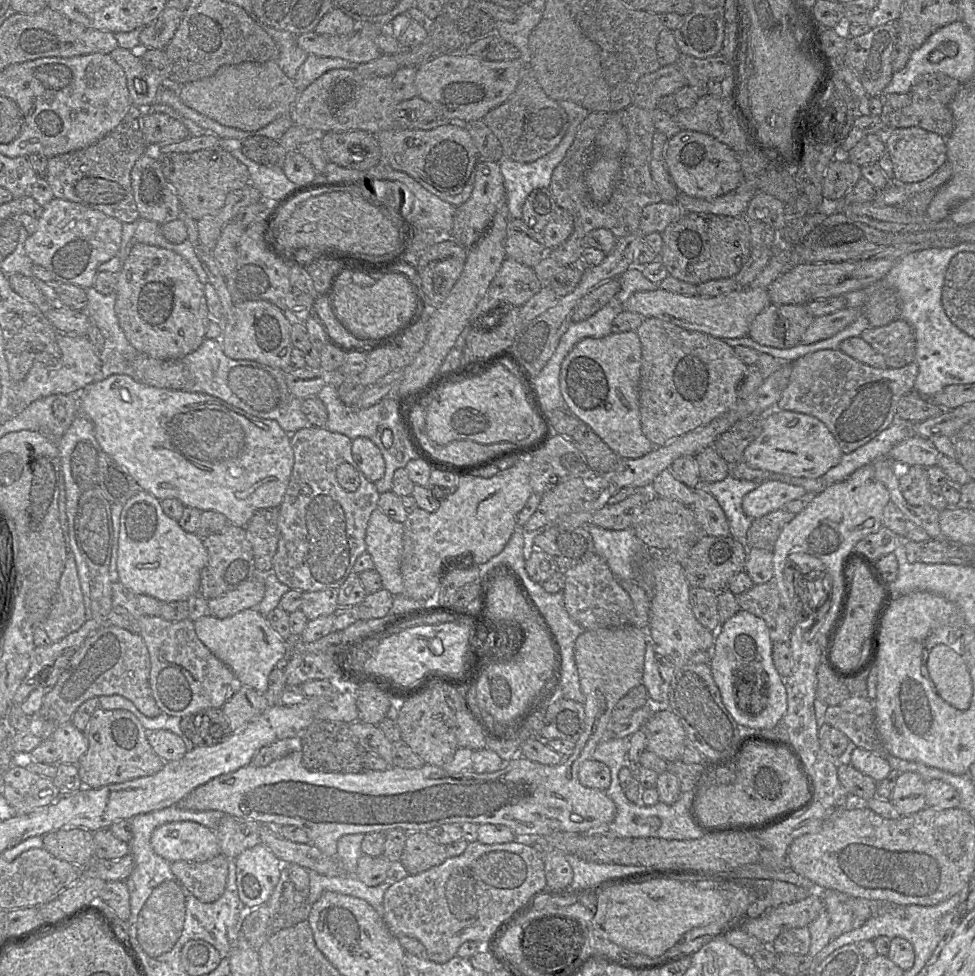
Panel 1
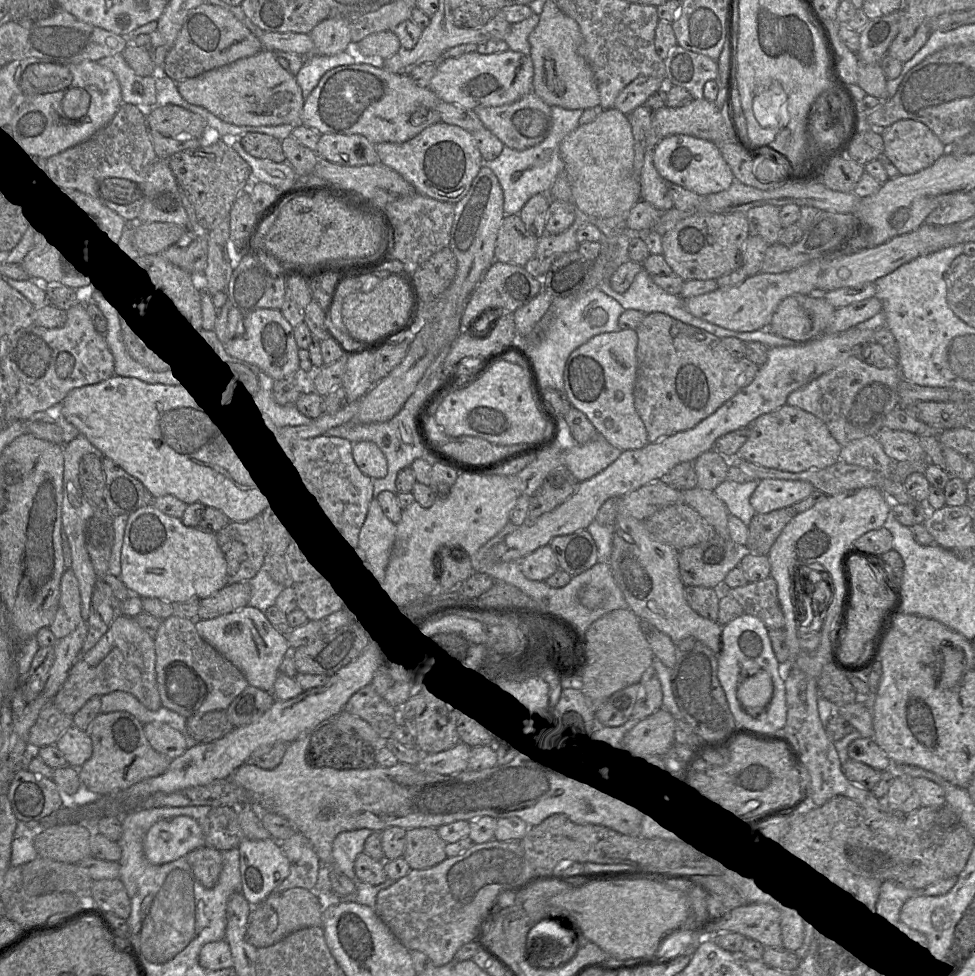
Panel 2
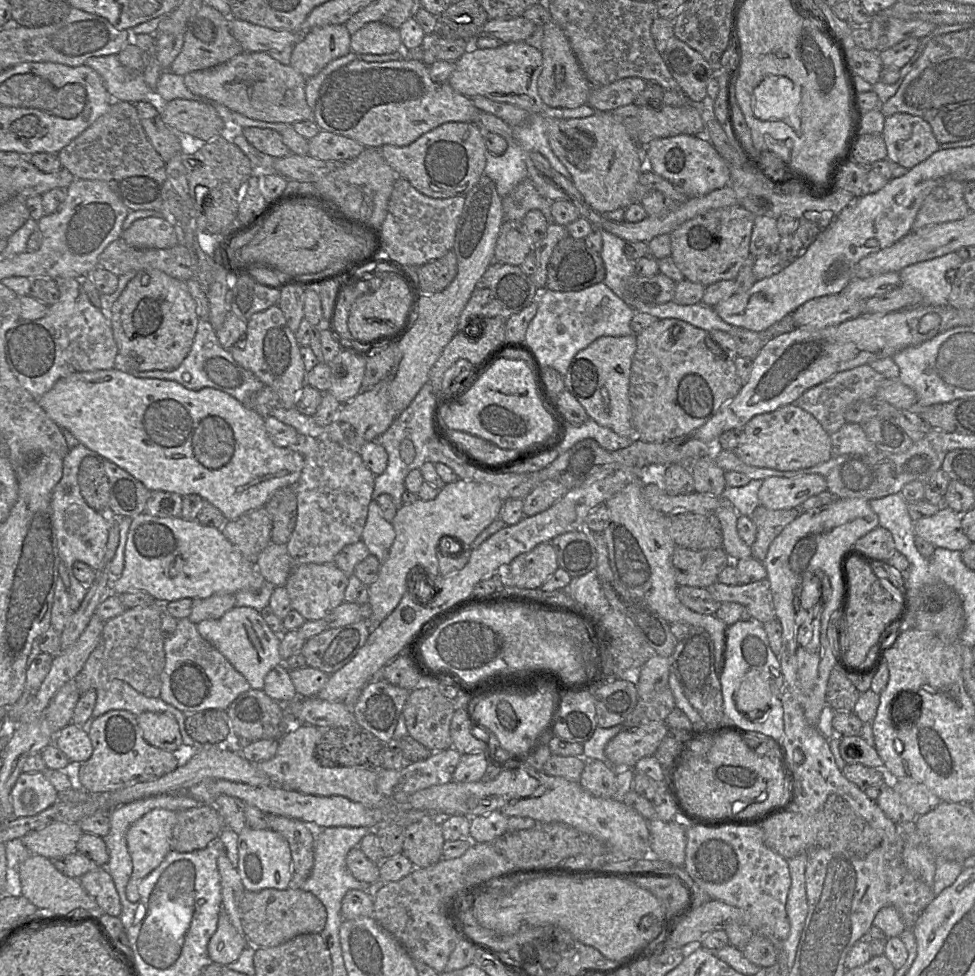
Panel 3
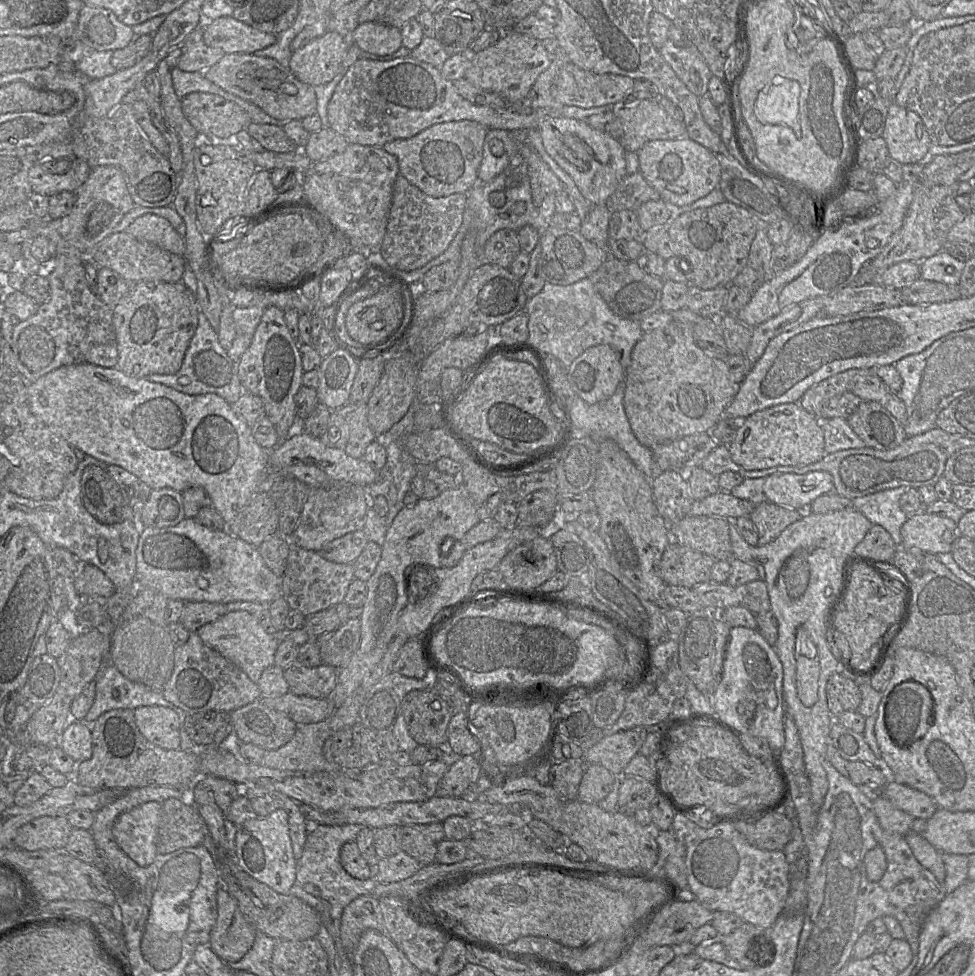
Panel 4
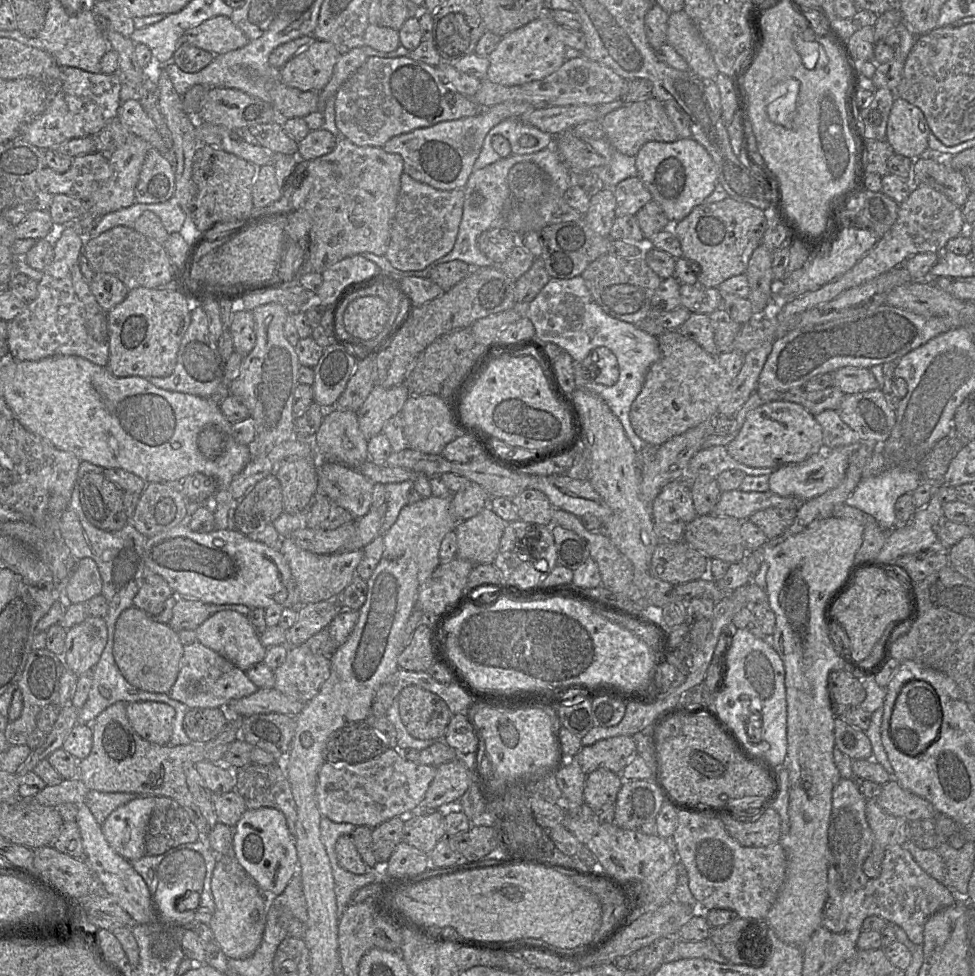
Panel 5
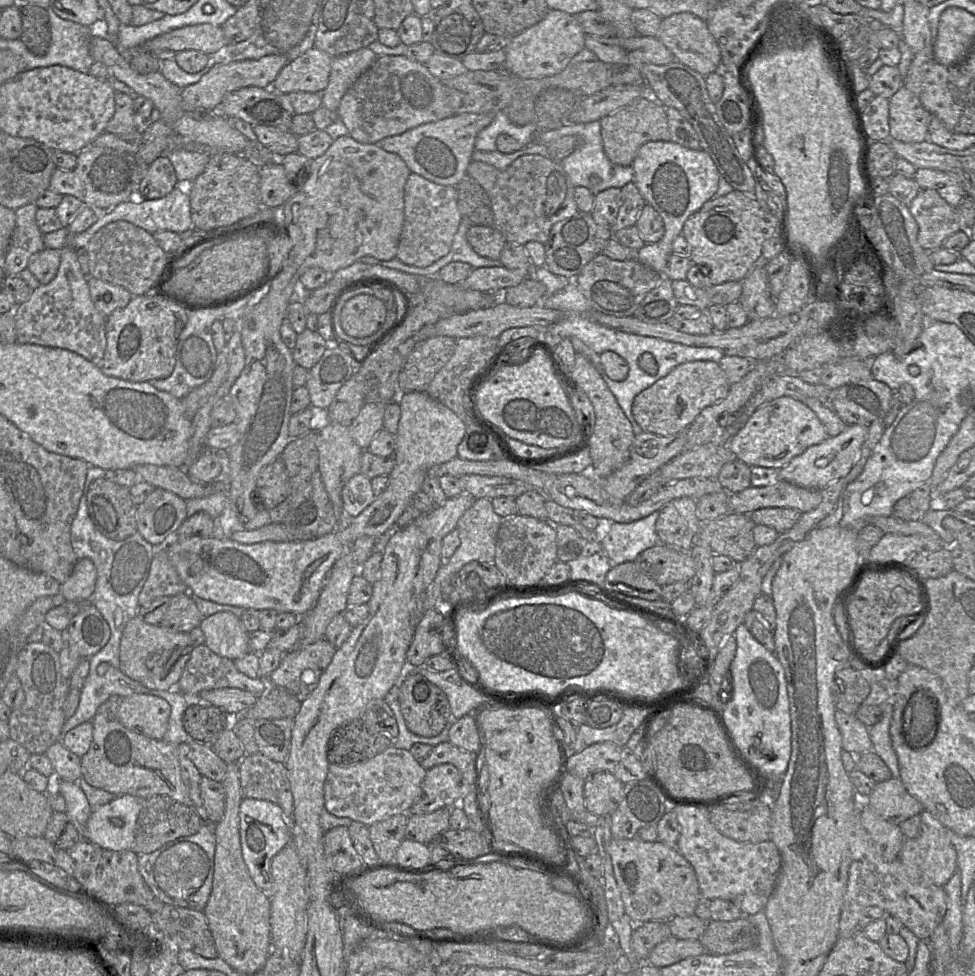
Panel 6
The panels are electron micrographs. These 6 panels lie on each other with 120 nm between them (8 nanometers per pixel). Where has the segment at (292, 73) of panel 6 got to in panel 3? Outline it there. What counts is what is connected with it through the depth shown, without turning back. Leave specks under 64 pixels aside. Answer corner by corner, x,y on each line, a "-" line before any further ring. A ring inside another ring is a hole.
345,25
311,29
294,45
290,66
305,78
314,77
328,63
352,51
351,36

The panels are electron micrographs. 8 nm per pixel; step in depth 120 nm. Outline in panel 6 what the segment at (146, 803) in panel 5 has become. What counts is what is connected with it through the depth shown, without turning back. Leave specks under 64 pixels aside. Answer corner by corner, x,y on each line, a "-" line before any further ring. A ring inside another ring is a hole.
122,795
117,796
114,800
107,804
94,808
86,824
85,838
81,839
86,839
93,844
108,850
113,851
132,850
135,841
136,822
138,819
138,815
142,809
144,800
147,799
140,799
138,797
134,797
131,795

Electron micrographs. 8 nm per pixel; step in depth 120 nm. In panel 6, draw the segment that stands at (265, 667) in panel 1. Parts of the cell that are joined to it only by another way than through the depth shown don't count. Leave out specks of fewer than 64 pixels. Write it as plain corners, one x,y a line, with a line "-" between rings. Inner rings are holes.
227,611
204,617
200,629
205,636
205,645
214,653
230,660
244,657
250,652
249,633
240,617

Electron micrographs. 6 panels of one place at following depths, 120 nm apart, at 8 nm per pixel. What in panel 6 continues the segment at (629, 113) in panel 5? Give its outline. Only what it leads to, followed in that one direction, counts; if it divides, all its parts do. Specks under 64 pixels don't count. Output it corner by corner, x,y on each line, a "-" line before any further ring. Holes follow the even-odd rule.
642,96
600,120
604,151
608,159
620,166
630,166
638,149
649,141
670,141
666,106
652,96

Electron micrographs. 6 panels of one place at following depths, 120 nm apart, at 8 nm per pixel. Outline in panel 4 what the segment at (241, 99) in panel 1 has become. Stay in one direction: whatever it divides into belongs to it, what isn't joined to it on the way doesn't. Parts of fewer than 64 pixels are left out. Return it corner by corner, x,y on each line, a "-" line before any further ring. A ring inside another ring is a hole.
226,54
216,64
199,72
226,92
255,104
277,120
302,120
316,114
314,87
299,81
289,67
284,68
274,59
254,54

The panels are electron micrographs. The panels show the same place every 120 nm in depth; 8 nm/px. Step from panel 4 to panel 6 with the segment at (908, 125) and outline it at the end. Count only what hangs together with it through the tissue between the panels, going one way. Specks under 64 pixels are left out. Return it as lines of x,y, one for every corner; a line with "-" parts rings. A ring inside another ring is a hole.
904,86
889,99
889,136
904,143
922,142
928,138
932,115
922,106
919,98

